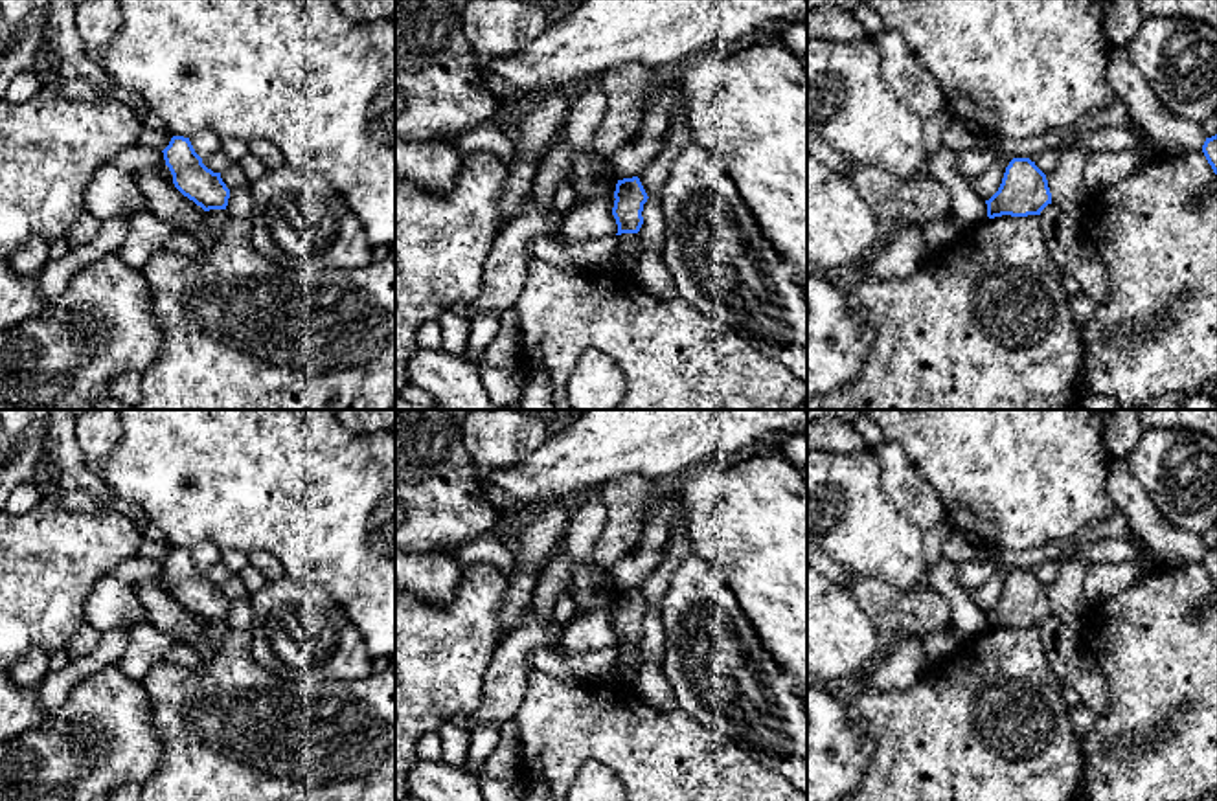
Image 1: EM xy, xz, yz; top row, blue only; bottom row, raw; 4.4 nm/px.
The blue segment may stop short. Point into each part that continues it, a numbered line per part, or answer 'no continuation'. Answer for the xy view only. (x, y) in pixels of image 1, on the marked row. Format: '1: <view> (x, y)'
no continuation

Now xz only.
no continuation

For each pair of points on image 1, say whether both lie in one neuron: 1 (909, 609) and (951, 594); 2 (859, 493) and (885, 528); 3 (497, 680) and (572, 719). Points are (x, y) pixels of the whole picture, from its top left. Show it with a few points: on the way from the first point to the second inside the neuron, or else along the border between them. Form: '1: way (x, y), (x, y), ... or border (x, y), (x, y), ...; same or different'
1: border (925, 583), (947, 601), (951, 631); different
2: way (859, 502), (875, 518); same
3: border (534, 669), (526, 680), (523, 704), (511, 719); different

